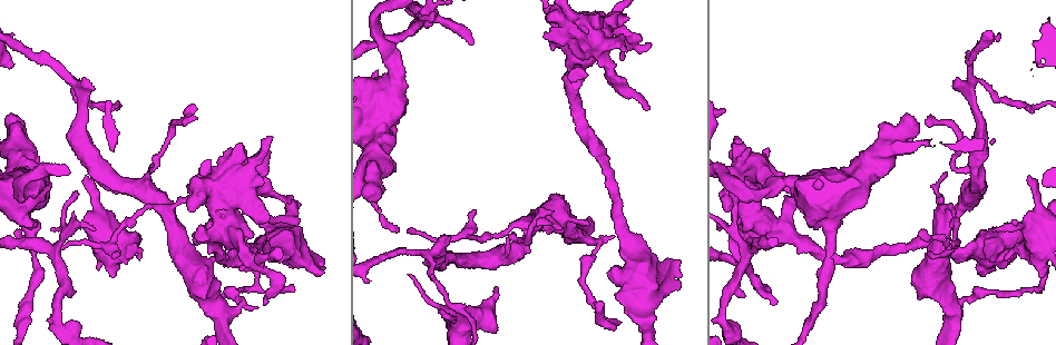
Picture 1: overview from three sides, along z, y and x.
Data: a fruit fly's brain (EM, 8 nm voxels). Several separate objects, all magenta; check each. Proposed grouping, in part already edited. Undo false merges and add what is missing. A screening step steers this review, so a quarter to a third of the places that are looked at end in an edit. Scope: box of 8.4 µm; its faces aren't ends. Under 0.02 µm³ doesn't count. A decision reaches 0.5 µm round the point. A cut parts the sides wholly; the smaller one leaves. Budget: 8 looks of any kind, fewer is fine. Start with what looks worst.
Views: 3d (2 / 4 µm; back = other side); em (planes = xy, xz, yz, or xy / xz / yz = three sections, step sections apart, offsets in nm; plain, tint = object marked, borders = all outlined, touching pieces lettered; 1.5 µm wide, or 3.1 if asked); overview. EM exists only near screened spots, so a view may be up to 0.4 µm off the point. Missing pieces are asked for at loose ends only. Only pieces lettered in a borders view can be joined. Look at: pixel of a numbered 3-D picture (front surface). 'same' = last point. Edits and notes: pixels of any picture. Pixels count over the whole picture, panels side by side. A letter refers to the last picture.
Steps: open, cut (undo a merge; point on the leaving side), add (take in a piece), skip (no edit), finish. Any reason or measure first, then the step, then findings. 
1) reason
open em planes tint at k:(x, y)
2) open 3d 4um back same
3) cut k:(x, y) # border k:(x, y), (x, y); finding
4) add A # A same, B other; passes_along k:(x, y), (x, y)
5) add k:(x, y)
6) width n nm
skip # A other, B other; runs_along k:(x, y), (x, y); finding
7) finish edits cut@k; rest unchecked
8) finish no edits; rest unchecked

open 3d 2um back at 1:(444, 311)

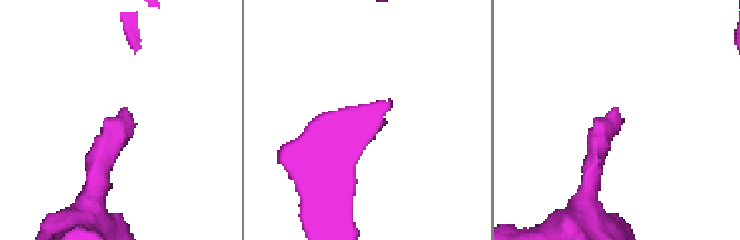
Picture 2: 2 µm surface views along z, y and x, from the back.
now the EM
open em planes borders at 2:(123, 109)

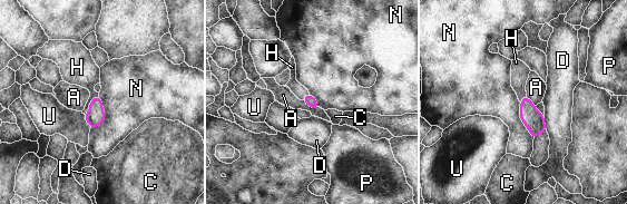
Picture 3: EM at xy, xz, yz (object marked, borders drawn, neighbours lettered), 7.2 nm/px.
add H # A other, C other, D other, H same, N other, P other, U other; the neuron continues

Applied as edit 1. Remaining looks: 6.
open overview

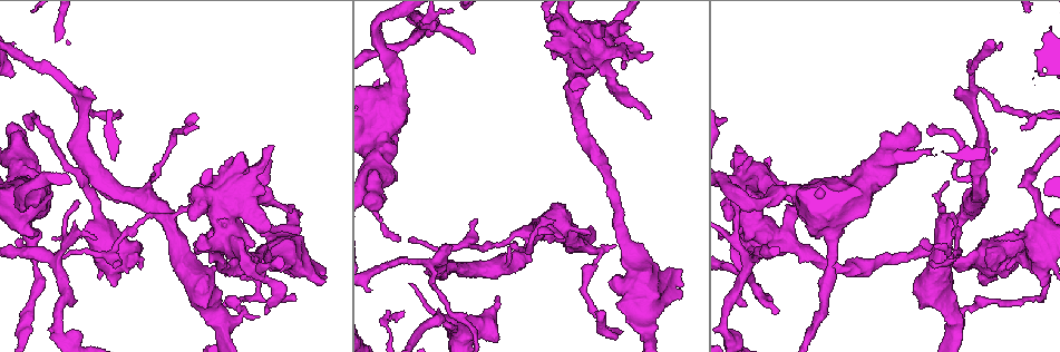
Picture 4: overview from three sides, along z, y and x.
free end
open em planes borders at 4:(1015, 229)

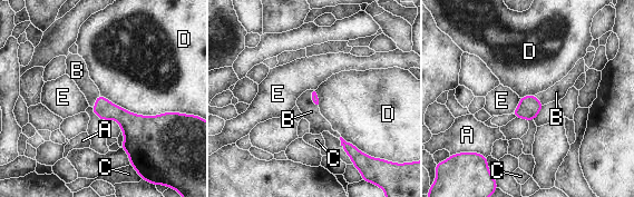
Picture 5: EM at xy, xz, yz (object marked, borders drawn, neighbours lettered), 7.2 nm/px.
add B # A other, B same, C other, D other, E other; passes_along 5:(105, 109), (96, 100), (78, 71); it goes on there

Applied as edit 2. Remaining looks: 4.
thick turns thin
open em xy step 8 tint at 4:(35, 263)

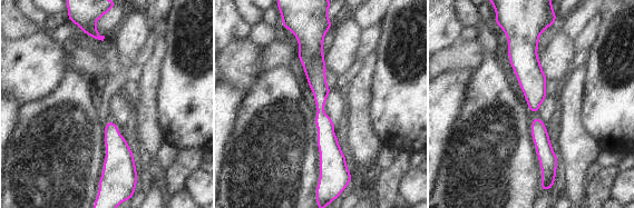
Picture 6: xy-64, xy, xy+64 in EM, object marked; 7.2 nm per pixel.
another direction
open em planes tint same

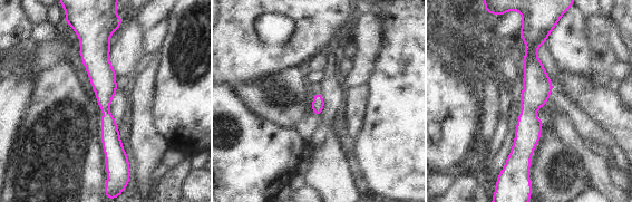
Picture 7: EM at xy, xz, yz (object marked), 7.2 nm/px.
open em planes borders same

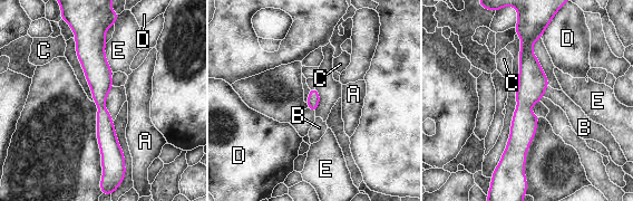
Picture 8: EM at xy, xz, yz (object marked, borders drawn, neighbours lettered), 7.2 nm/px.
skip # A other, B other, C other, D other, E other; continuous, no second neuron

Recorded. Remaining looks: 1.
finish edits add@3, add@5; rest unchecked

